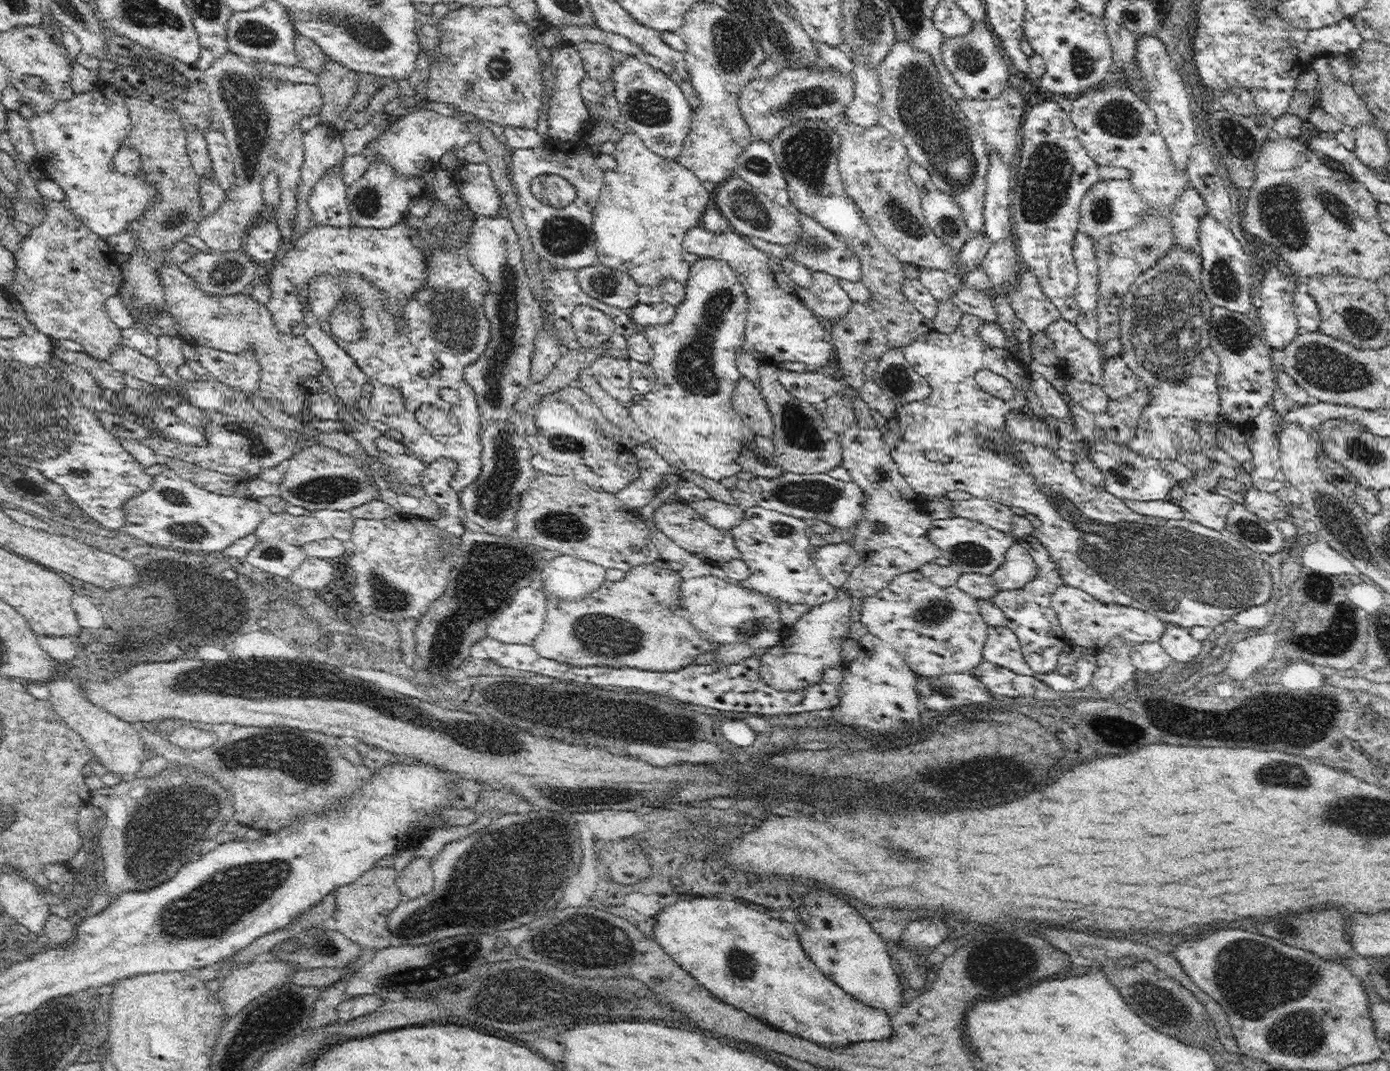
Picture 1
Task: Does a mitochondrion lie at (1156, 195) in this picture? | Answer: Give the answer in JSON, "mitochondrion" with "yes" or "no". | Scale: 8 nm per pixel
{"mitochondrion":"no"}

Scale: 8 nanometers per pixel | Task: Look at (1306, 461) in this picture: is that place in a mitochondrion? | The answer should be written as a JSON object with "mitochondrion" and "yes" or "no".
{"mitochondrion":"no"}

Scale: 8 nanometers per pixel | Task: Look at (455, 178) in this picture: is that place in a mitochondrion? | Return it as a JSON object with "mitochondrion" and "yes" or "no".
{"mitochondrion":"no"}

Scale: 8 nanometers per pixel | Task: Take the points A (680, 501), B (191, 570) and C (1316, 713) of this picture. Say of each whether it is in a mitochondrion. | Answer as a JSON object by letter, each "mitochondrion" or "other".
{"A":"other","B":"mitochondrion","C":"mitochondrion"}

